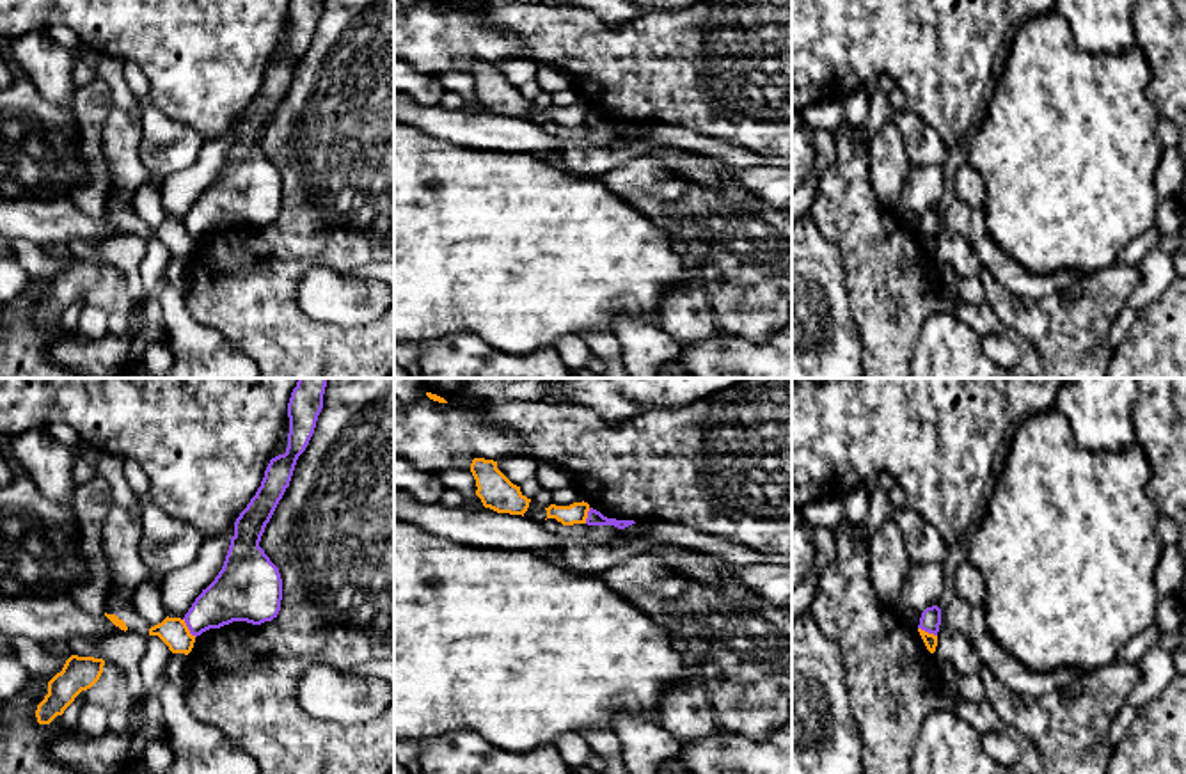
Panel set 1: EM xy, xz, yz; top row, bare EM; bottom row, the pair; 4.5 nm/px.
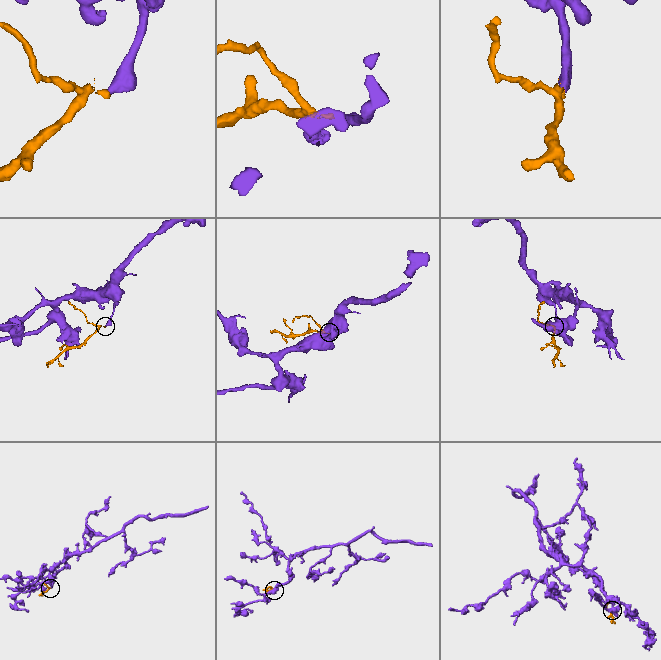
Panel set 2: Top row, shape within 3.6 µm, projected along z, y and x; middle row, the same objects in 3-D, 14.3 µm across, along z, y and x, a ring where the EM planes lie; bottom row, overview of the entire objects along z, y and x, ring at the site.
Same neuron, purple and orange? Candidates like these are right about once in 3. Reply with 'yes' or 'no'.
no

